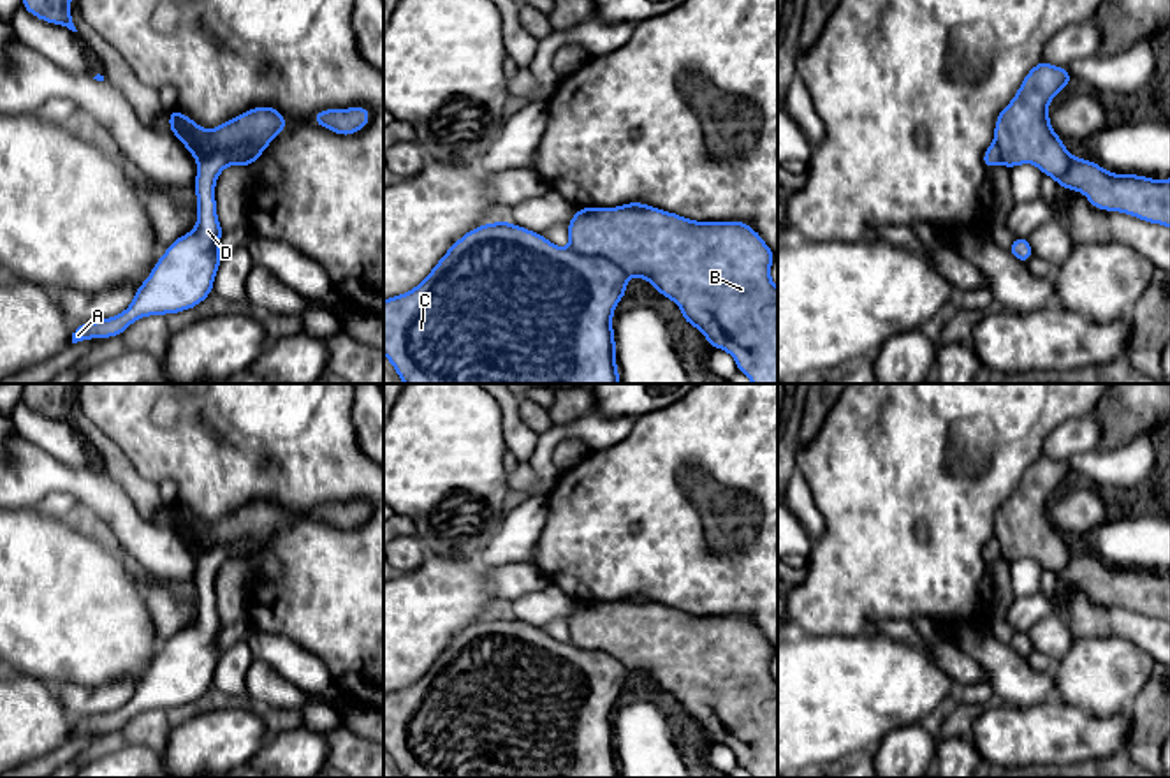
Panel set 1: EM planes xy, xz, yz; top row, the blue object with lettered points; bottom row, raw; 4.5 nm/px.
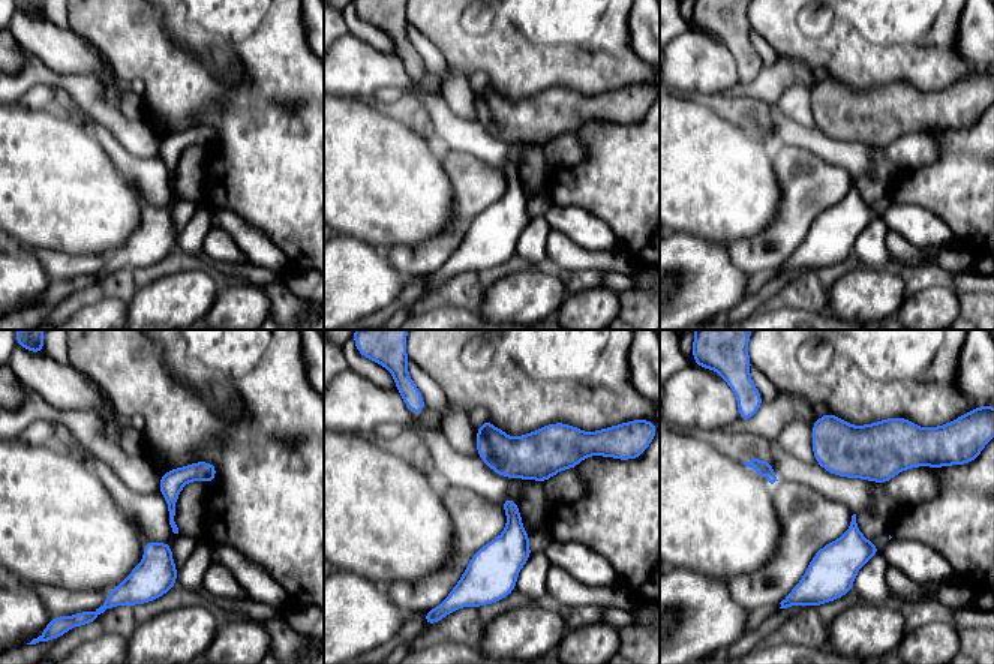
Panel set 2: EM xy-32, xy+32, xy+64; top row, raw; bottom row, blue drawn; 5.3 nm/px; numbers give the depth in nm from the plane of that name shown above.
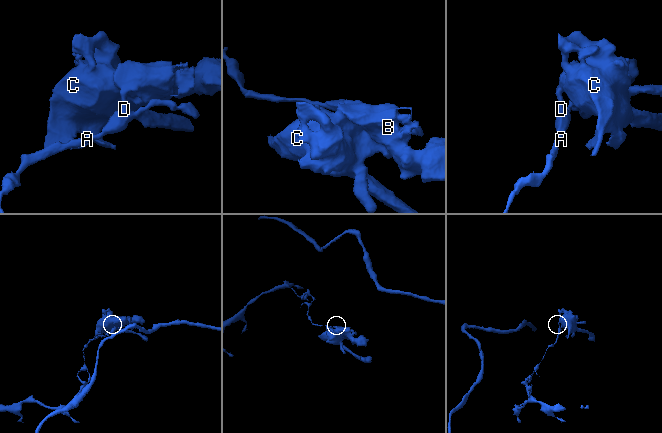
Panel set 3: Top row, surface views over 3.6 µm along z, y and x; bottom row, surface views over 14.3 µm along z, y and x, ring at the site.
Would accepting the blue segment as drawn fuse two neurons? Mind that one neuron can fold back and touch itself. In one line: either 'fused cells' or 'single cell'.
fused cells

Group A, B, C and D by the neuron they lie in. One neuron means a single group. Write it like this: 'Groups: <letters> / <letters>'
Groups: A D / B C

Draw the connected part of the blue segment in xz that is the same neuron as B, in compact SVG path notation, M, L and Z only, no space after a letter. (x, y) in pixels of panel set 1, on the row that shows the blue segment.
M579 208L567 225L570 246L561 248L530 229L512 222L479 225L459 238L436 262L426 280L405 294L384 299L384 354L405 384L621 384L616 364L616 338L612 313L625 297L628 278L640 276L662 296L674 301L684 317L684 324L695 326L713 349L727 350L753 384L778 384L778 287L771 280L771 264L776 253L762 236L744 222L695 222L658 208L630 209Z

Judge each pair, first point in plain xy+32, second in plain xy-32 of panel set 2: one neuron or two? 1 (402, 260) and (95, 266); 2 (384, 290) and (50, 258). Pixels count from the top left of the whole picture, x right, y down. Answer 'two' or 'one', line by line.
1: one
2: two

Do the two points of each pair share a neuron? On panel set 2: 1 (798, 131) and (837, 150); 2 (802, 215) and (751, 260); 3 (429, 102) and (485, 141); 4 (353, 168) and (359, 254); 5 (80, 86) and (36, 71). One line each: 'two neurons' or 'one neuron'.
1: one neuron
2: one neuron
3: one neuron
4: two neurons
5: one neuron

